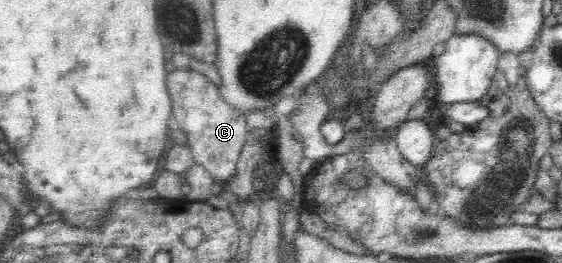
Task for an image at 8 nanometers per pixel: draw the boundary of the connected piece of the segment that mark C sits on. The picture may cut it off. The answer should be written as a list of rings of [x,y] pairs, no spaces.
[[[173,68],[166,77],[167,89],[172,99],[172,120],[184,129],[187,145],[192,151],[196,165],[201,164],[216,182],[230,180],[237,169],[237,160],[248,137],[246,115],[240,109],[228,105],[216,86],[197,71]]]

